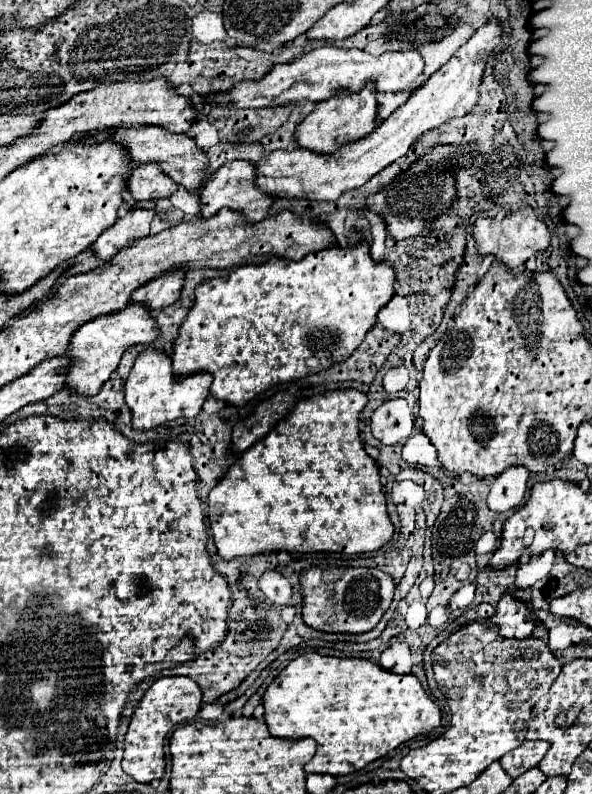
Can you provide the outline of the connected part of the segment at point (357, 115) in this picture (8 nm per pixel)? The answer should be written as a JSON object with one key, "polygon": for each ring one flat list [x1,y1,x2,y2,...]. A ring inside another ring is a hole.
{"polygon":[[368,82,360,92,338,92,328,100,316,102,314,110,298,124,296,140,300,148,308,148,318,154,334,152,338,146,358,140,376,128,378,102,376,102,376,84]]}

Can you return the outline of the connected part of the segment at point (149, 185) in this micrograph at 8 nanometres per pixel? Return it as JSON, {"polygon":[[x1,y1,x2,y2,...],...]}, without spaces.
{"polygon":[[154,162,136,166,128,178,128,190,136,200,152,200,152,198,168,198,178,190,178,184,162,172,162,168]]}

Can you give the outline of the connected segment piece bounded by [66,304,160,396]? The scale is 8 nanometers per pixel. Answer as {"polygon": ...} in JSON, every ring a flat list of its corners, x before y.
{"polygon":[[130,304,120,312,98,316,96,320,86,322,70,342,70,356,74,358,72,366,68,368,68,384,72,390,80,394,98,394,104,382,110,378,110,374,118,368,122,354,126,348,136,344,152,344,160,336,160,330,156,326,156,316,150,308,142,304]]}

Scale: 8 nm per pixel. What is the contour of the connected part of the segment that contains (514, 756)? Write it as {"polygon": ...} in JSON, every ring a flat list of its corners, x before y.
{"polygon":[[524,740,524,744,514,748,506,756,502,756,500,764,512,778,518,778,526,770,538,766,538,762,542,760,542,756,546,754,548,748,550,748,550,744,544,740]]}

